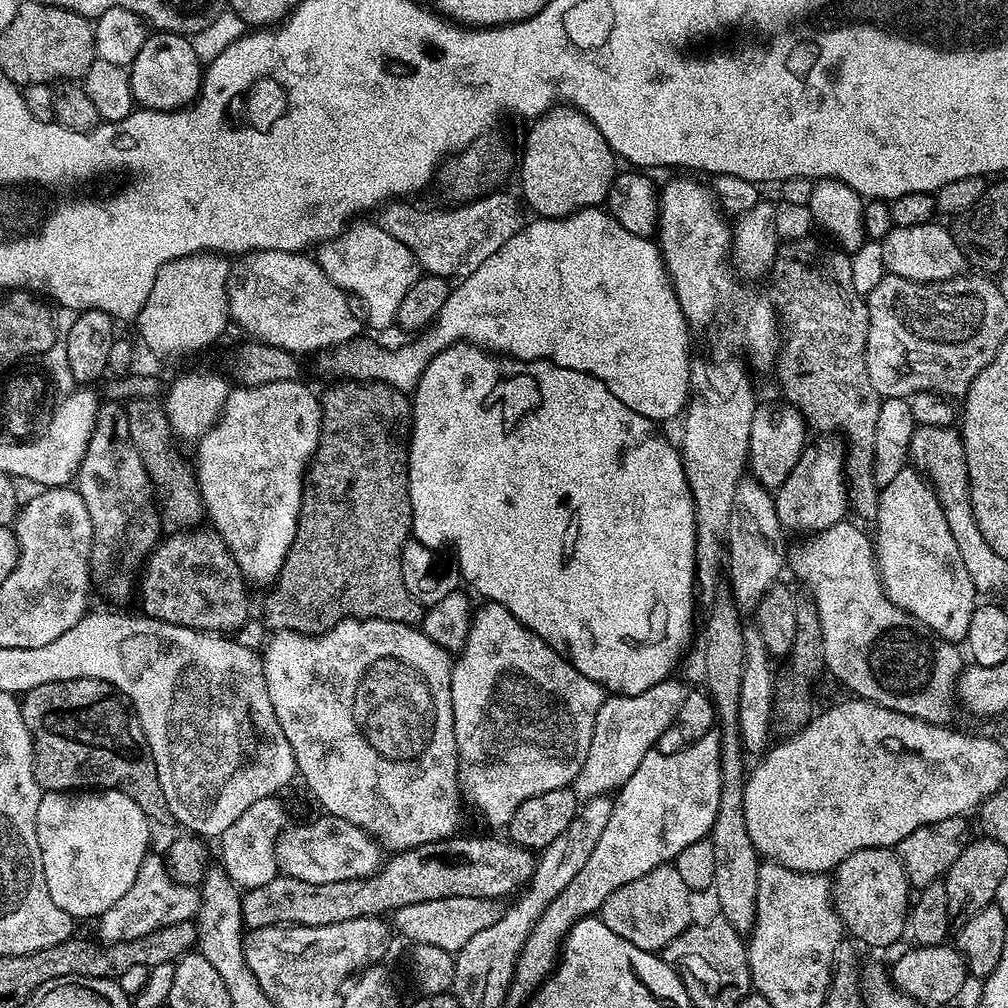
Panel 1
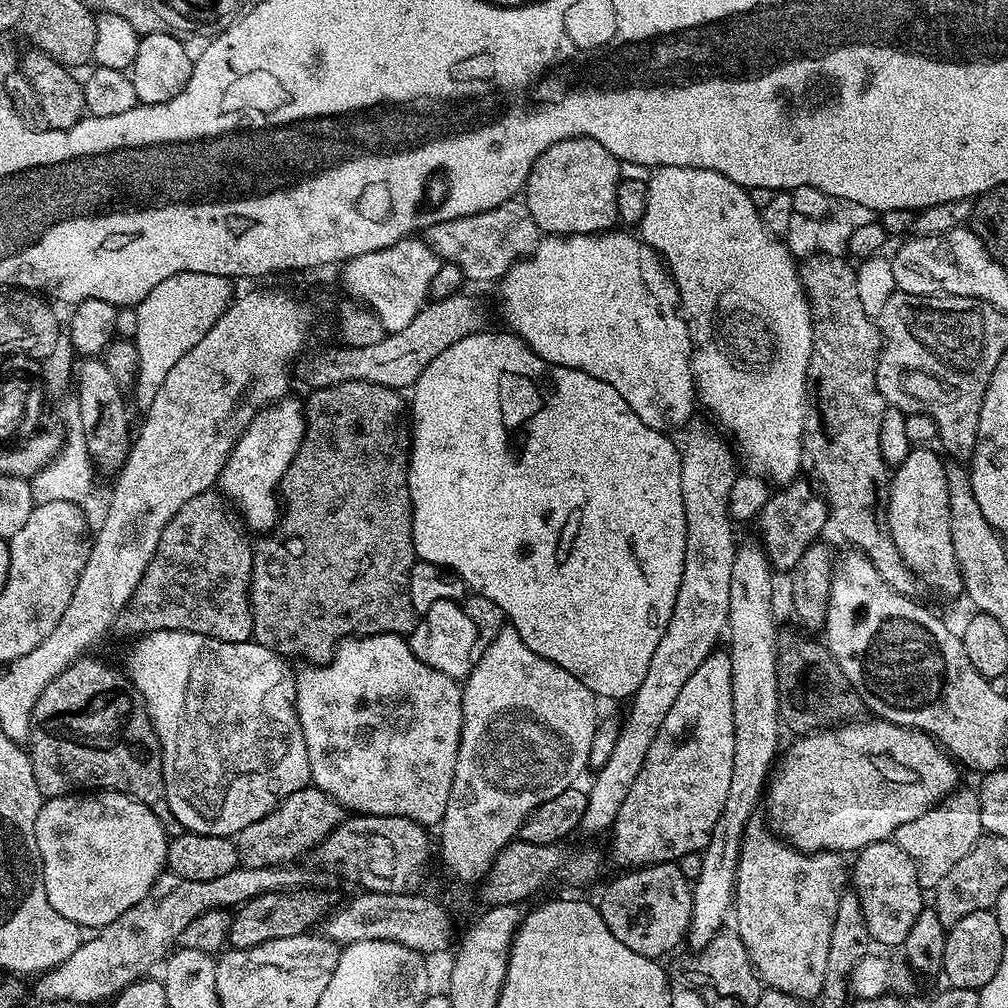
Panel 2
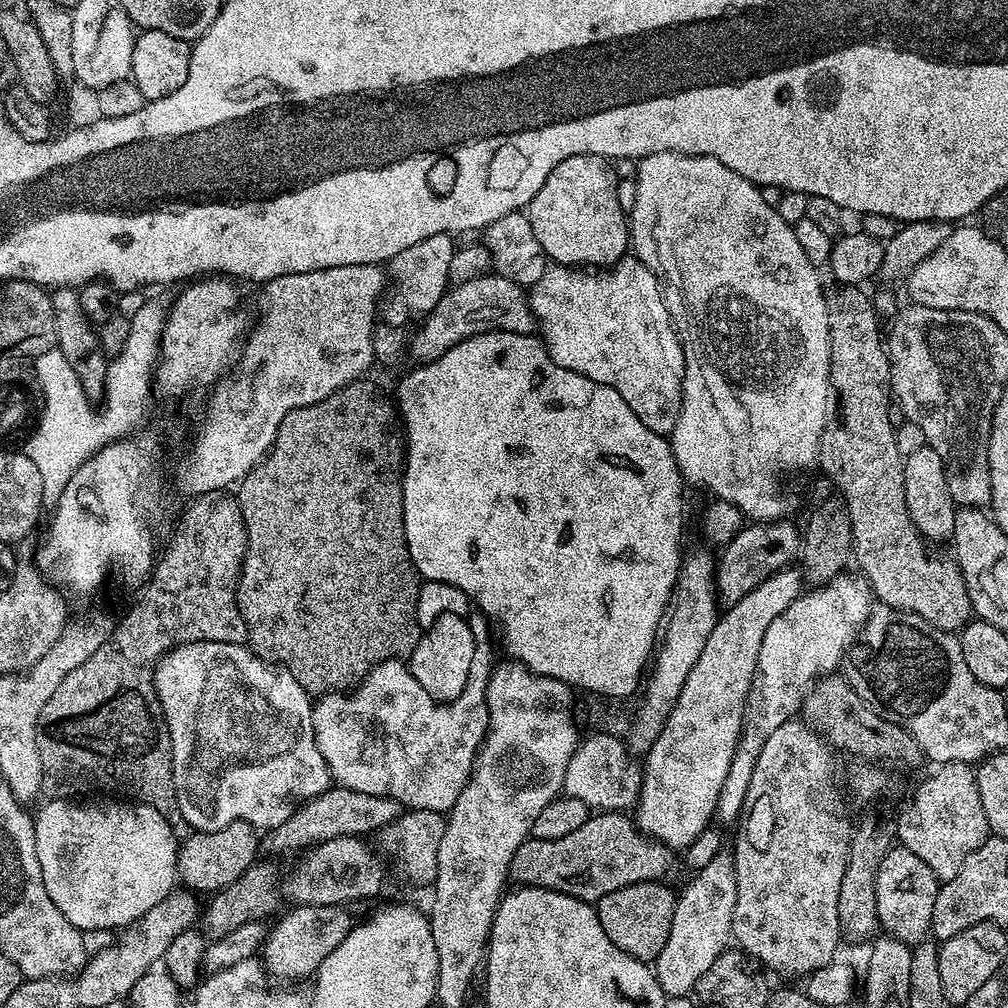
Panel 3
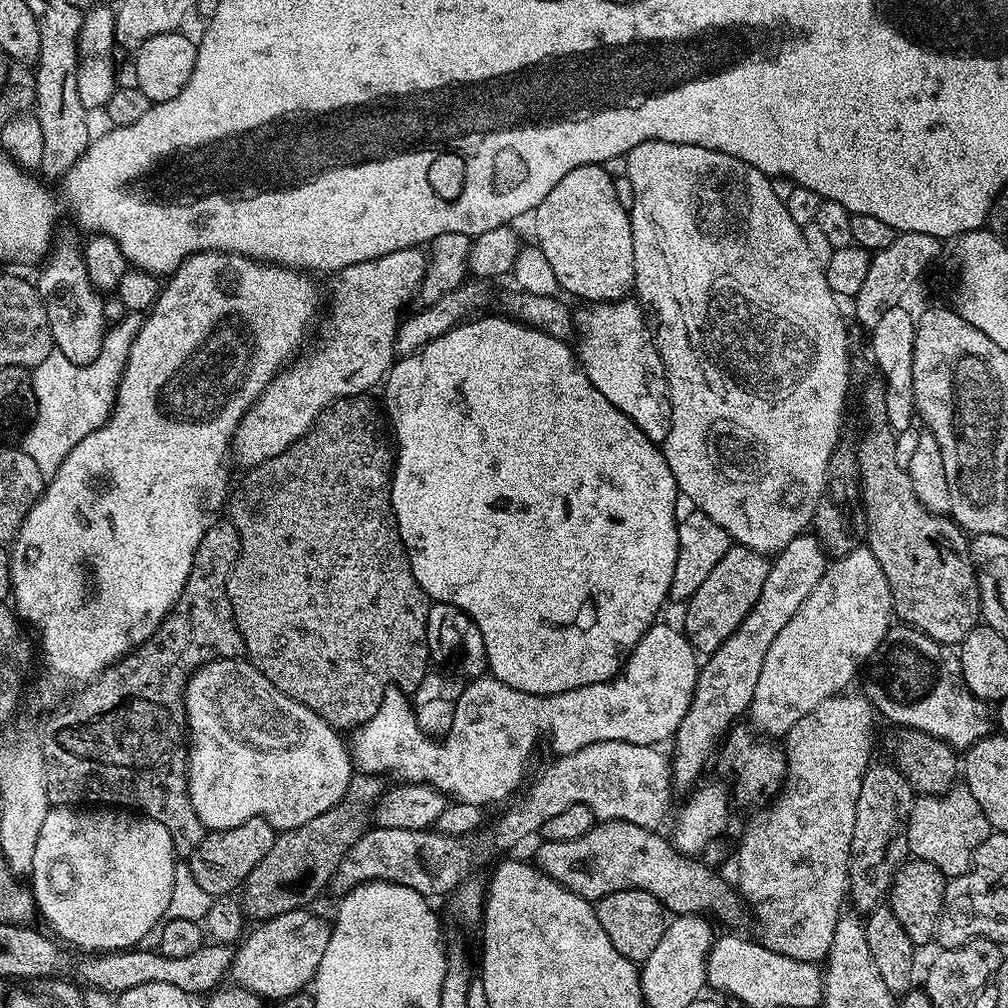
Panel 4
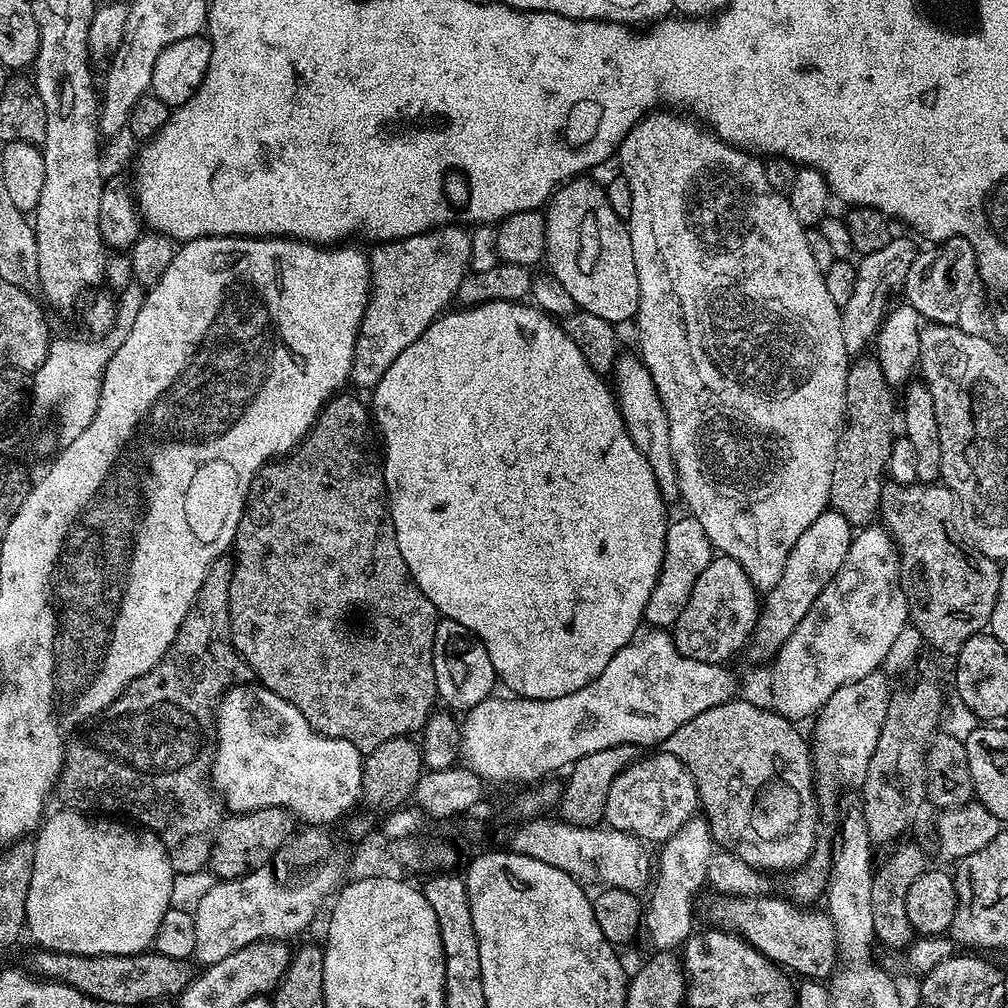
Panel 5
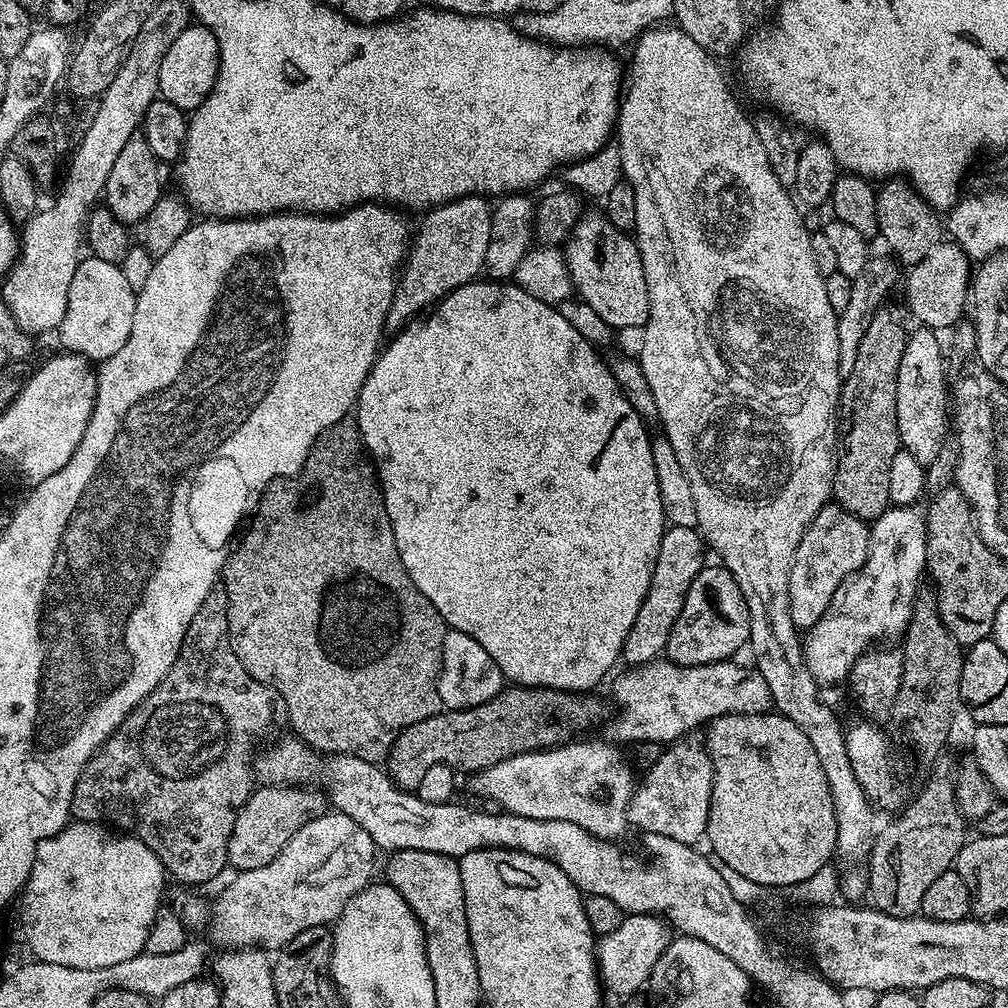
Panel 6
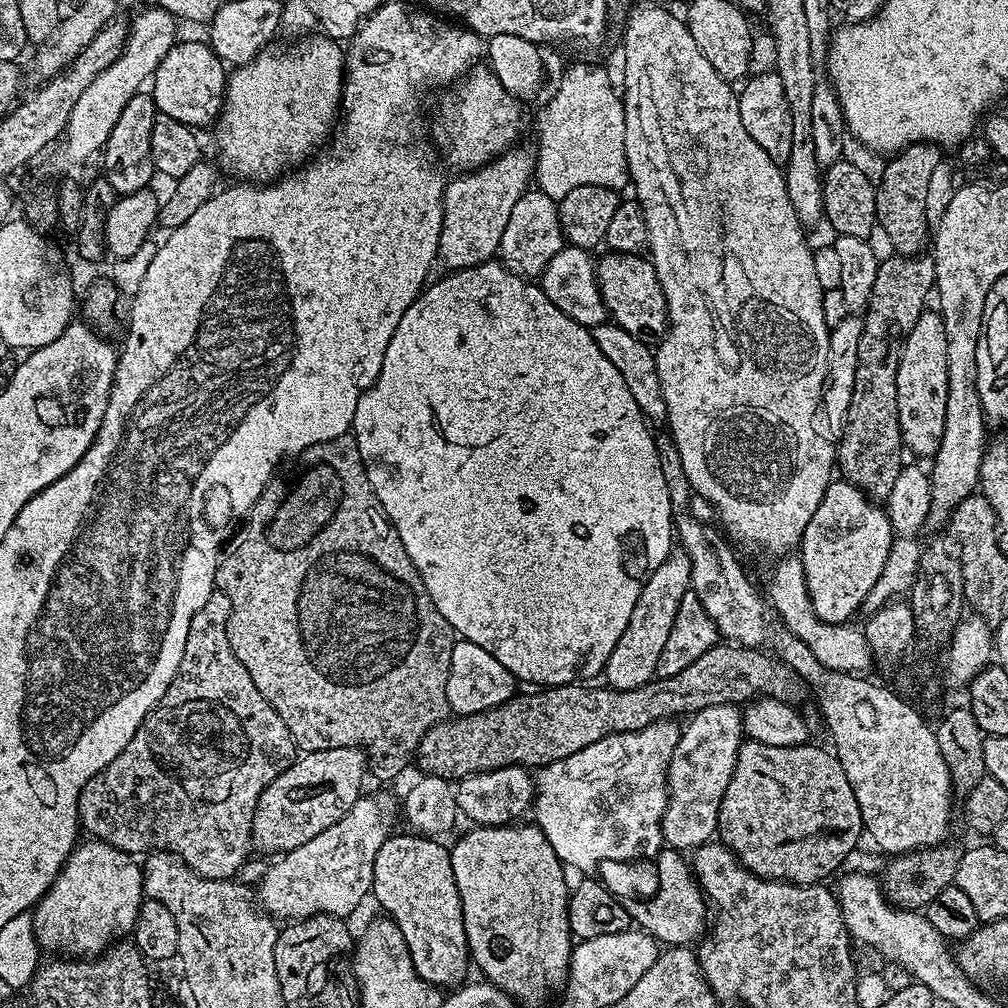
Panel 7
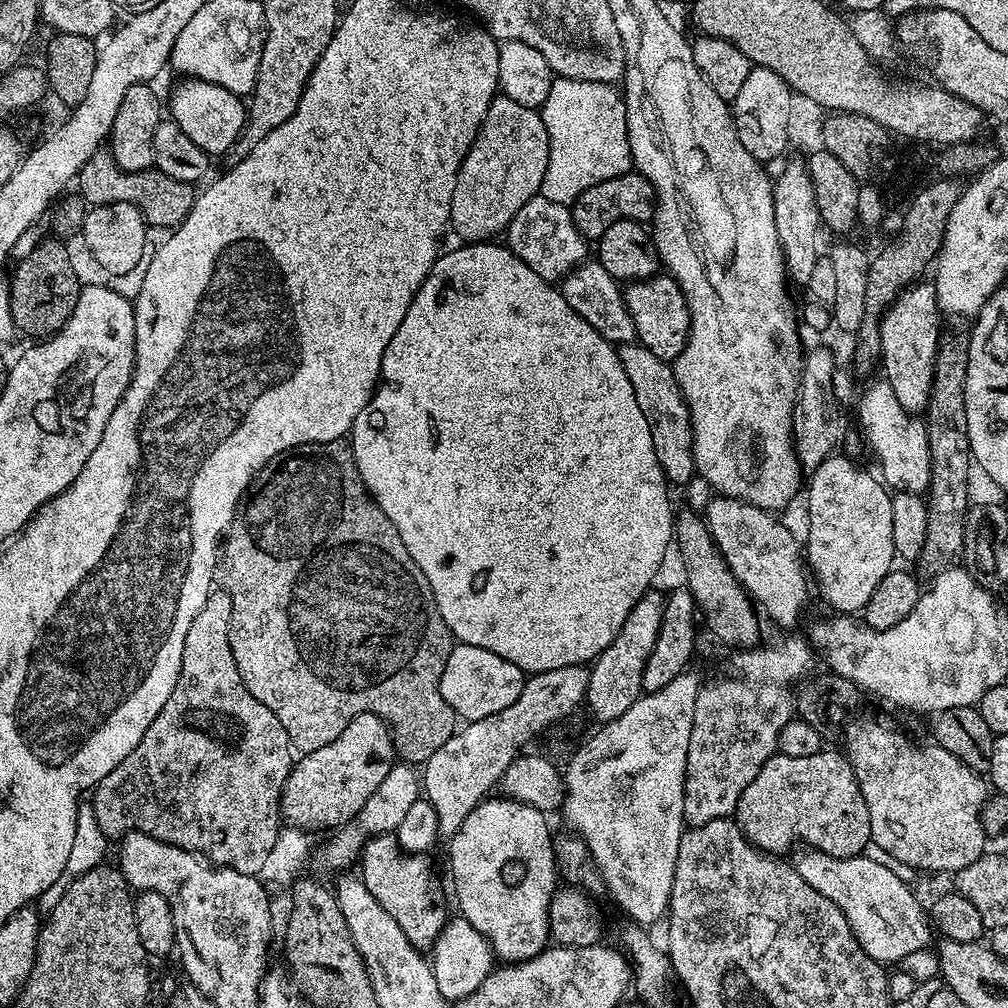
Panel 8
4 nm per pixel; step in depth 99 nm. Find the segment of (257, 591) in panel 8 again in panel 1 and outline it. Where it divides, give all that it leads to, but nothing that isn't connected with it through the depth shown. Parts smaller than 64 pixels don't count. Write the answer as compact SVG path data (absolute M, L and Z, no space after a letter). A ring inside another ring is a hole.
M336 382L333 388L328 388L322 392L320 401L320 437L318 438L318 446L316 452L312 455L312 462L308 466L307 472L304 473L304 493L302 494L302 502L300 503L300 521L298 522L298 530L294 534L294 542L290 546L290 550L286 554L286 562L282 562L282 570L277 574L275 580L272 581L267 589L268 597L264 600L264 620L272 627L273 633L277 632L300 632L303 636L321 636L323 632L329 632L331 628L338 622L343 620L389 620L390 622L402 622L403 624L415 625L421 619L422 612L415 600L406 590L406 582L402 582L402 546L412 536L412 507L410 506L410 490L408 489L408 445L412 438L412 402L405 393L392 388L389 384L379 382Z

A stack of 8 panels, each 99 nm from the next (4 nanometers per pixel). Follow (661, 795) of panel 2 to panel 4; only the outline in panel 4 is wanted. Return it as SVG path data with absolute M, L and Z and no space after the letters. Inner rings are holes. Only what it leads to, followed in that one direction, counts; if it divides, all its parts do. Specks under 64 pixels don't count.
M801 534L798 538L794 538L771 561L766 574L766 582L762 586L762 594L758 598L758 602L754 602L750 614L746 614L746 618L742 618L742 626L738 626L738 630L734 630L734 634L730 634L730 638L726 638L726 642L722 642L722 646L718 646L718 650L710 653L705 659L708 661L704 660L699 665L693 700L676 730L674 735L676 745L673 746L672 752L670 751L672 778L677 785L692 783L695 785L697 783L695 780L703 774L708 759L714 756L718 745L737 723L736 716L743 717L747 713L750 702L754 698L754 690L758 687L758 678L762 675L762 662L766 662L766 650L770 650L770 646L774 643L774 638L778 638L782 626L786 626L786 622L790 622L790 618L794 618L794 614L798 614L798 606L802 606L802 602L806 602L806 598L810 598L810 590L814 590L814 586L818 586L829 563L824 545L820 543L815 534Z

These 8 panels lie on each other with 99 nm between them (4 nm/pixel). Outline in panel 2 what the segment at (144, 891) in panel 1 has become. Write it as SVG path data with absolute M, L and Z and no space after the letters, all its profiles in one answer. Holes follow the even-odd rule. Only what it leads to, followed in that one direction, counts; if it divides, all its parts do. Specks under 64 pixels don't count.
M237 866L234 870L230 870L230 874L222 874L222 878L214 878L207 886L202 882L190 882L186 878L178 878L173 872L165 871L156 879L156 885L148 891L146 898L142 898L142 902L138 902L133 908L126 910L126 914L114 918L114 922L110 922L105 928L89 935L92 937L89 940L87 937L81 942L78 950L74 950L74 954L70 958L66 958L66 962L62 962L57 968L45 971L37 979L41 979L36 984L37 998L40 1000L69 1000L72 1004L86 1004L90 1000L104 1000L107 996L107 1000L115 998L131 983L145 974L151 973L153 971L151 968L156 963L157 967L167 957L173 944L182 934L182 930L186 930L186 926L190 926L190 922L194 922L194 918L198 918L198 914L209 912L212 908L228 910L233 906L245 904L247 900L258 894L295 890L307 885L309 883L307 870L296 867L245 868Z

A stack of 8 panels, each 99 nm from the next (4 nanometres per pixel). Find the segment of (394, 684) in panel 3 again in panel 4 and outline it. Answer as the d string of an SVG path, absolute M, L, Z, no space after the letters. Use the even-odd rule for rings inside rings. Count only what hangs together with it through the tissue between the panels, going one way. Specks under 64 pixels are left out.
M657 622L636 643L620 671L606 682L578 686L578 690L566 690L553 696L535 696L514 690L514 686L506 686L506 682L501 680L489 679L488 704L476 700L465 708L464 705L458 706L454 710L453 726L441 740L428 736L419 728L409 697L393 686L386 690L378 706L378 714L351 733L350 757L360 772L369 772L381 778L387 777L387 772L393 772L397 781L429 784L455 803L489 806L498 803L519 786L540 736L548 736L556 756L574 754L574 750L582 750L582 746L590 746L594 742L624 741L656 746L666 739L669 741L693 700L699 665L698 654L683 631L679 627Z

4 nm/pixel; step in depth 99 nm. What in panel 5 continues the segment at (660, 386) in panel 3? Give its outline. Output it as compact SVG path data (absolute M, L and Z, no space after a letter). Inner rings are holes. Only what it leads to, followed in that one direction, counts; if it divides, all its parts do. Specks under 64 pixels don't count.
M624 354L617 359L614 369L615 376L614 395L619 403L620 413L625 424L628 425L628 433L634 446L638 446L638 450L642 450L642 458L646 458L646 462L650 462L650 470L654 470L660 497L665 502L679 501L680 483L674 466L674 454L670 450L670 422L666 410L662 406L662 398L658 394L654 378L650 376L650 370L644 365L644 361L640 359L639 355L627 356Z

